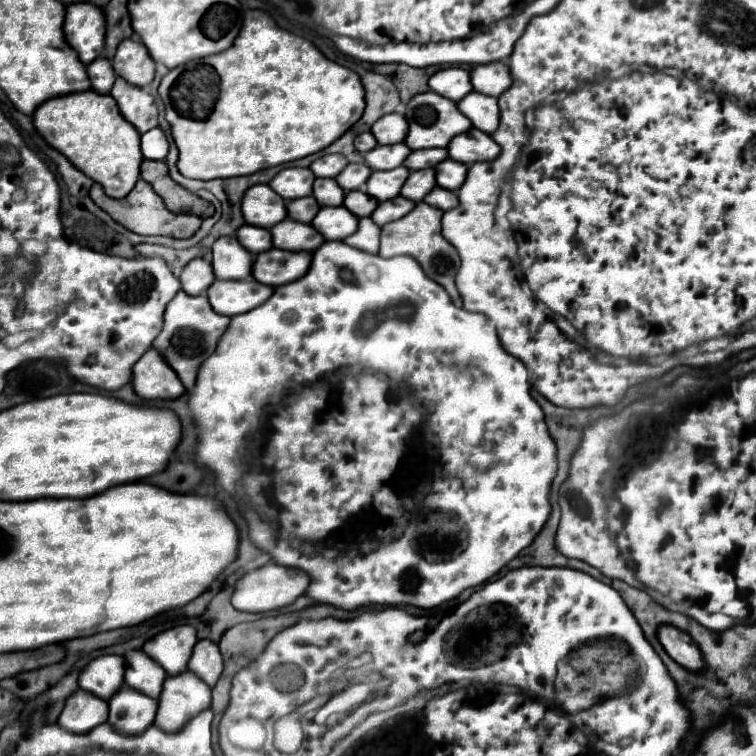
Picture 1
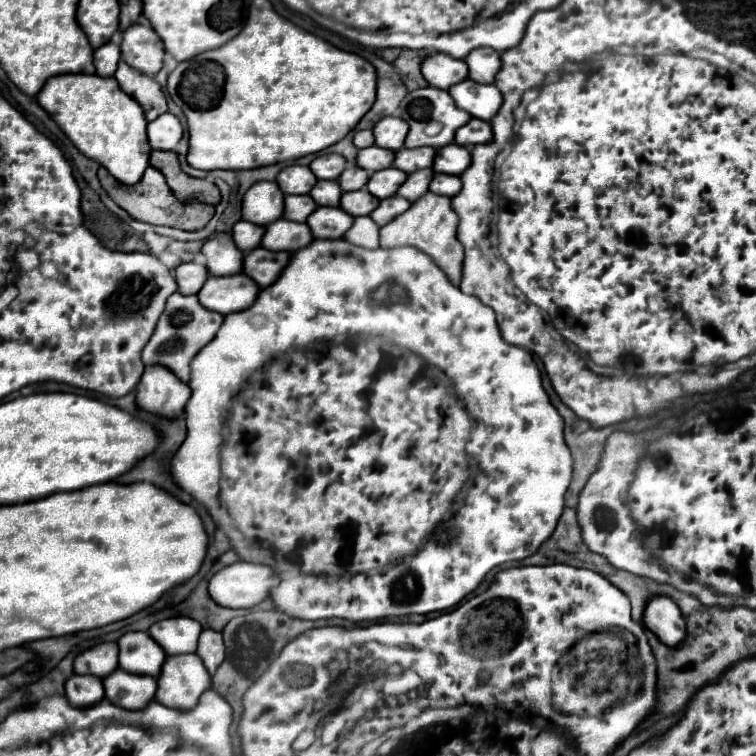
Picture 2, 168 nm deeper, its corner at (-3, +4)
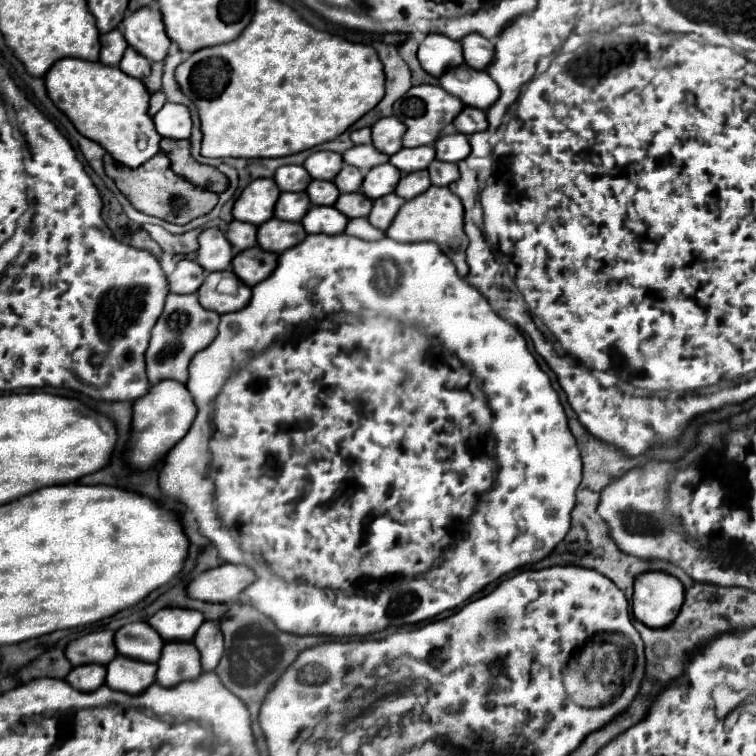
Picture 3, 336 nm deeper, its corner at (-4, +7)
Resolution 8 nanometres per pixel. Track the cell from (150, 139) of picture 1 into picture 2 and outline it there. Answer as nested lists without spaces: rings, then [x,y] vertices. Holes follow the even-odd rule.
[[[162,113],[156,121],[148,123],[148,139],[152,149],[174,151],[178,141],[182,139],[182,125],[180,119],[172,113]]]

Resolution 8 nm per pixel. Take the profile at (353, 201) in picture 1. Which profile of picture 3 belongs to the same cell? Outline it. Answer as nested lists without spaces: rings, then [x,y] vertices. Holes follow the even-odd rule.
[[[351,192],[351,194],[341,194],[335,208],[345,214],[347,218],[359,218],[359,216],[369,216],[373,206],[373,200],[369,200],[363,192]]]

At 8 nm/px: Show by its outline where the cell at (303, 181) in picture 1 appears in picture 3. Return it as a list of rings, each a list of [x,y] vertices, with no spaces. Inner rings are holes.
[[[281,166],[275,172],[275,182],[281,192],[303,192],[309,186],[311,176],[303,166]]]

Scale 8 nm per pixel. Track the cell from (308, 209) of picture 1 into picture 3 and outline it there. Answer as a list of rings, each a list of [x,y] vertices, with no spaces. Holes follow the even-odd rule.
[[[283,192],[281,200],[277,200],[275,216],[279,220],[297,220],[301,222],[305,212],[309,210],[311,200],[307,192]]]

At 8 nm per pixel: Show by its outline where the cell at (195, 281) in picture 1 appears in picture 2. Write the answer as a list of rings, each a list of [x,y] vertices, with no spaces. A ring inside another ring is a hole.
[[[182,263],[176,267],[174,277],[178,283],[178,291],[182,295],[196,295],[204,281],[208,279],[208,271],[204,265],[198,263]]]

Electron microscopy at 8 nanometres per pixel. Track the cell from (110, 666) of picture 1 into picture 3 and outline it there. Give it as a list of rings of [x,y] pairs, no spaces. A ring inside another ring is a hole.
[[[103,630],[103,632],[85,634],[85,636],[69,642],[65,656],[69,658],[69,662],[73,666],[83,666],[83,664],[107,666],[117,656],[113,632]]]

